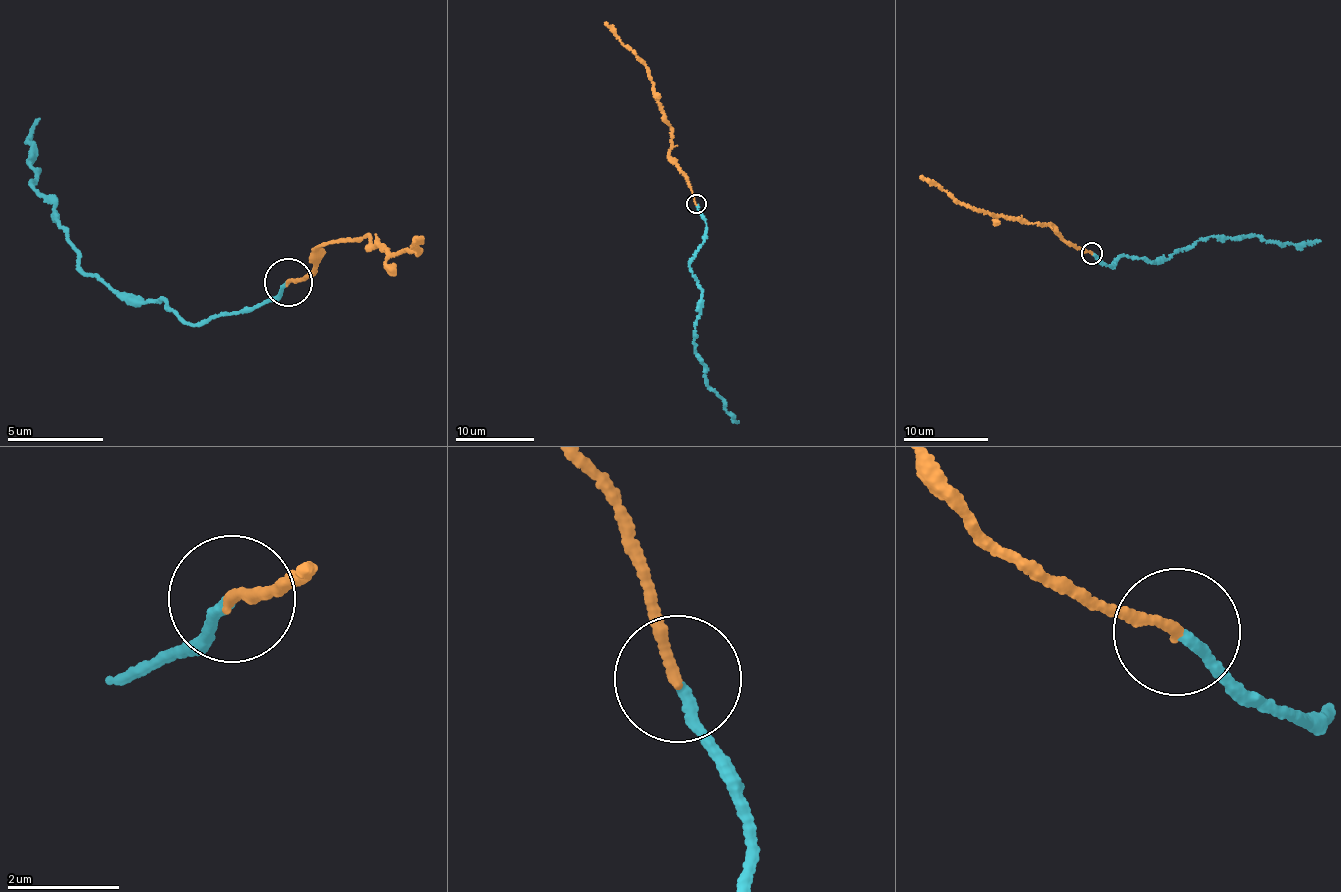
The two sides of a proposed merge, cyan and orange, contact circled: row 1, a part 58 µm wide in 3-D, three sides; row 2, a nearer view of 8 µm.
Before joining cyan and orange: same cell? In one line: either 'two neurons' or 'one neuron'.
one neuron

